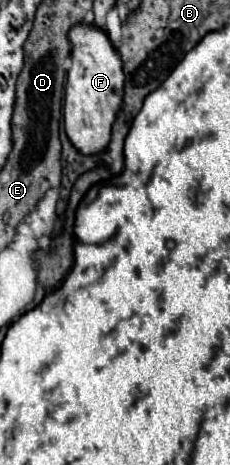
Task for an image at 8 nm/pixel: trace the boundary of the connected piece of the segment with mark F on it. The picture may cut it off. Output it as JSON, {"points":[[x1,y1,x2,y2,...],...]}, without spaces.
{"points":[[93,25,73,27,69,31,69,39,73,45,73,65,67,73,65,85,65,133,81,155,97,155,107,151,111,141,111,125,115,123,121,109,125,83,123,65,109,37,99,29,93,29]]}

